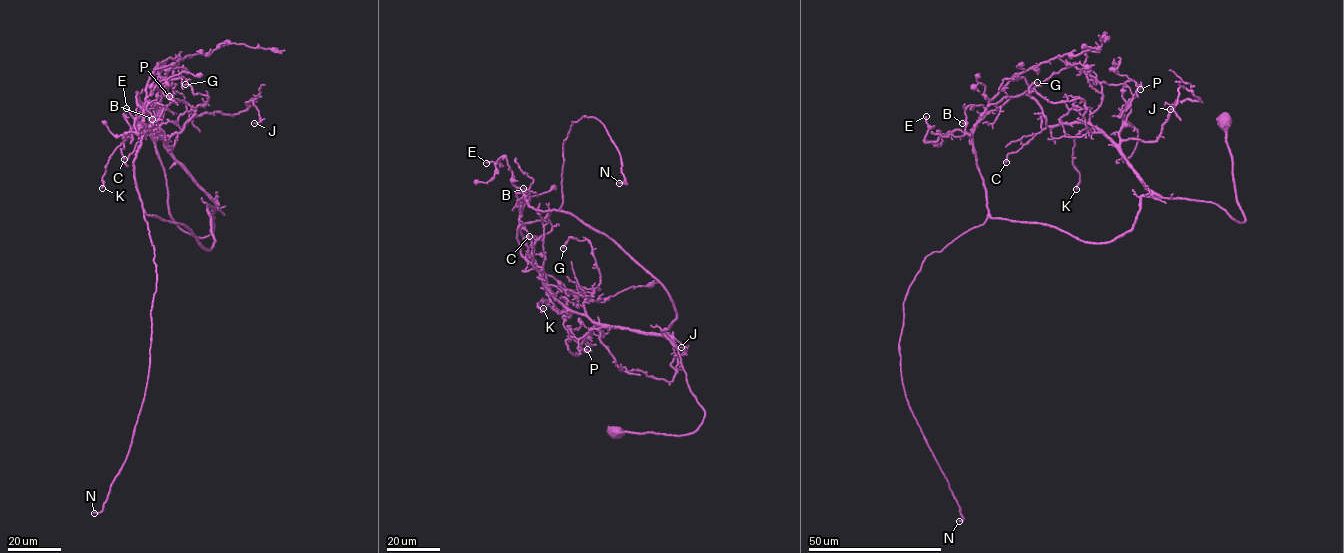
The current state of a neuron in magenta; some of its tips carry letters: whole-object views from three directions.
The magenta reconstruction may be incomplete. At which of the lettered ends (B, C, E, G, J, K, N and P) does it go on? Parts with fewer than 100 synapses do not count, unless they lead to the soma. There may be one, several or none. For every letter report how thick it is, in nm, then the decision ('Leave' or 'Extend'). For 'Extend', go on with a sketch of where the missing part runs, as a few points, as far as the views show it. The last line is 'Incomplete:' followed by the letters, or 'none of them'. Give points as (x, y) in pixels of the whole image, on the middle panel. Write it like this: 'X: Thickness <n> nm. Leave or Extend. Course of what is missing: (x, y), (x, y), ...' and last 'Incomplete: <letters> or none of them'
B: Thickness 110 nm. Leave
C: Thickness 150 nm. Leave
E: Thickness 240 nm. Extend
G: Thickness 180 nm. Leave
J: Thickness 100 nm. Leave
K: Thickness 170 nm. Leave
N: Thickness 190 nm. Extend. Course of what is missing: (619, 183), (610, 187), (612, 180), (607, 180), (604, 157), (617, 147), (623, 122), (604, 144), (603, 152)
P: Thickness 150 nm. Leave
Incomplete: E, N

